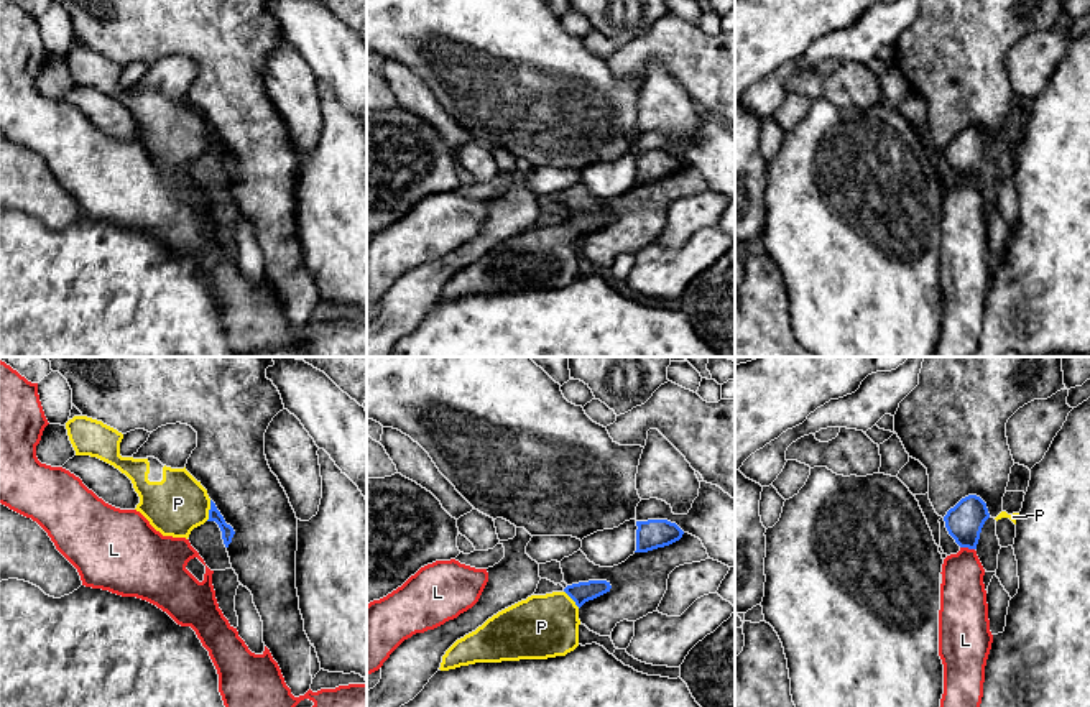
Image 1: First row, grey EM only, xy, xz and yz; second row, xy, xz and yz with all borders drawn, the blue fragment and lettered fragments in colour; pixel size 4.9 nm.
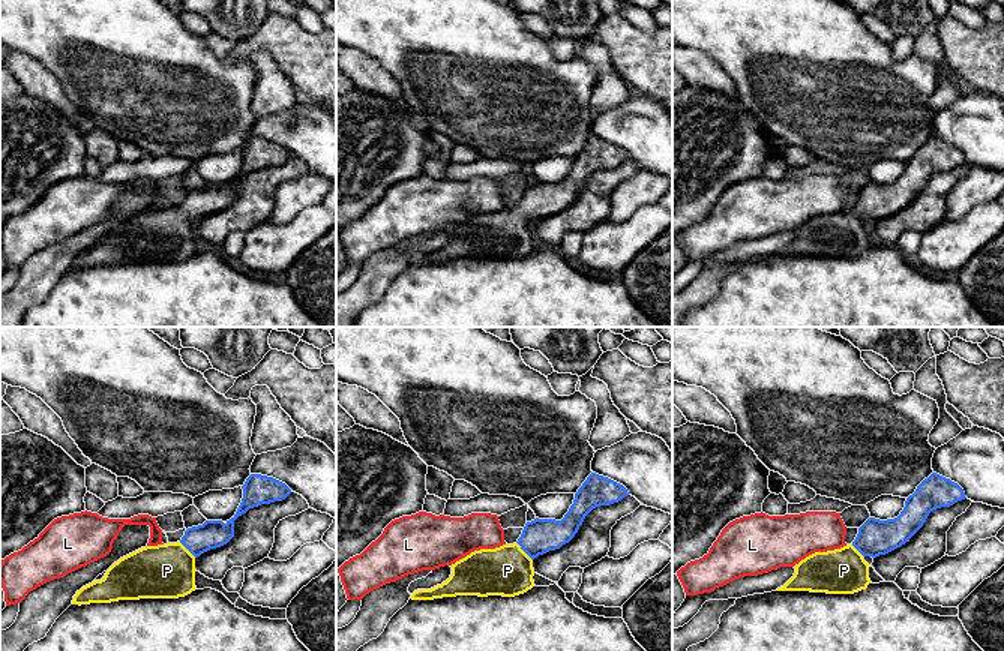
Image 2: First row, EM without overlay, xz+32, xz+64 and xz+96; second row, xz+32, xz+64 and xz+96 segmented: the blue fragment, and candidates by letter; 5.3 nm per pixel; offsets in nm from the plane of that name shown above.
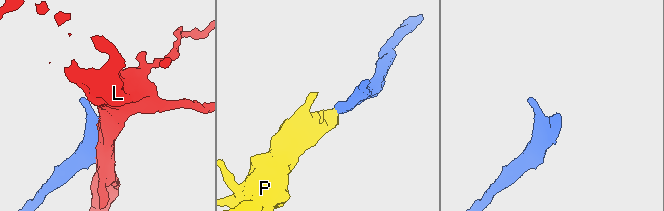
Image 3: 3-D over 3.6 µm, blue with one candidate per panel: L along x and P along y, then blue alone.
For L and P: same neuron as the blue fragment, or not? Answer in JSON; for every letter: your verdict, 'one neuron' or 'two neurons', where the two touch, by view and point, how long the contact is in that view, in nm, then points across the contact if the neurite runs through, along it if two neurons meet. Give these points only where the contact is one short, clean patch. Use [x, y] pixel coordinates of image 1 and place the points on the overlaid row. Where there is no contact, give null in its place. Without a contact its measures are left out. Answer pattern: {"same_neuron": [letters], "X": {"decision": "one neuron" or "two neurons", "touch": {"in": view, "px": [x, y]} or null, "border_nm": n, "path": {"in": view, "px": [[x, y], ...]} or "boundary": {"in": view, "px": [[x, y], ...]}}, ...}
{"same_neuron": ["P"], "L": {"decision": "two neurons", "touch": {"in": "yz", "px": [967, 546]}, "border_nm": 70}, "P": {"decision": "one neuron", "touch": {"in": "xy", "px": [209, 510]}, "border_nm": 110, "path": {"in": "xy", "px": [[214, 515], [209, 510], [178, 503]]}}}

